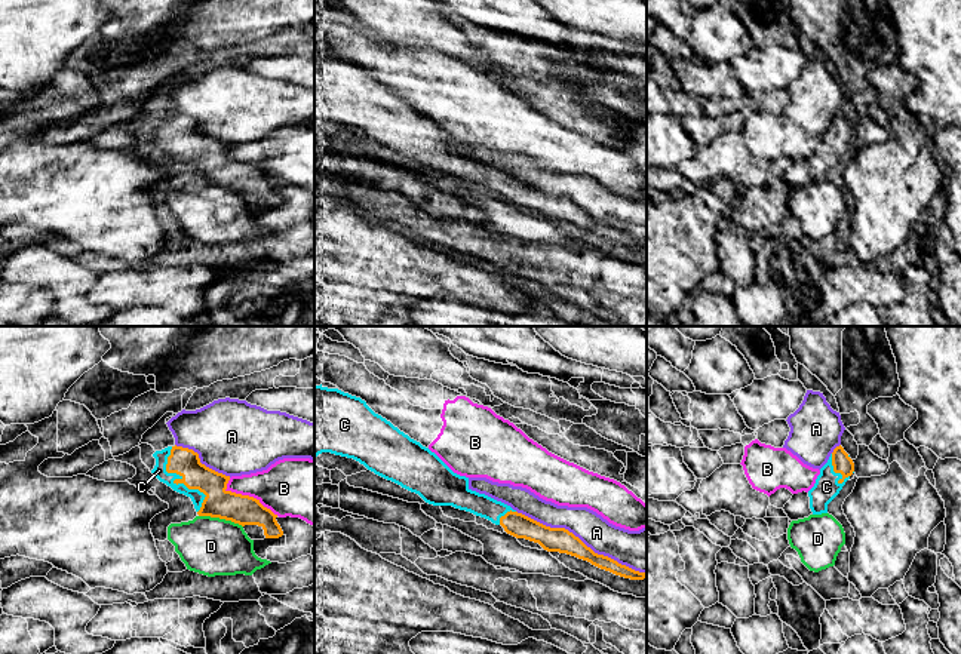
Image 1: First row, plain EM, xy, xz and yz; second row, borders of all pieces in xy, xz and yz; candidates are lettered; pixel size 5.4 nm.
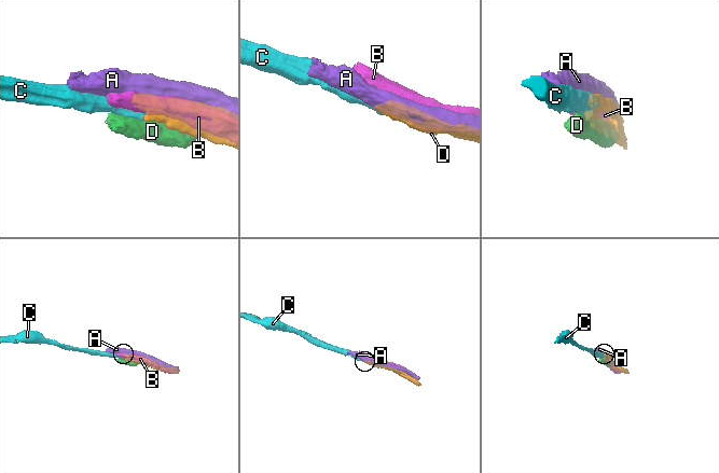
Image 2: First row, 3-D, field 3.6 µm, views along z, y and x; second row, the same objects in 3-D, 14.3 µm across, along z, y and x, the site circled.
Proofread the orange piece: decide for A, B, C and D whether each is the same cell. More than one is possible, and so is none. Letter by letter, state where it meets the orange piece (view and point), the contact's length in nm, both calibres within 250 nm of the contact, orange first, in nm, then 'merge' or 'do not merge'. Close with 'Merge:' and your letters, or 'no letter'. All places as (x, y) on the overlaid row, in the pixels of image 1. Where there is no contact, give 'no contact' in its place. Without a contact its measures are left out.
A: contact xz (580, 540); length 800 nm; calibres 130 and 180 nm; do not merge
B: contact xy (248, 496); length 340 nm; calibres 160 and 320 nm; do not merge
C: contact xy (177, 484); length 380 nm; calibres 160 and 70 nm; merge
D: contact xy (221, 518); length 240 nm; calibres 160 and 320 nm; do not merge
Merge: C

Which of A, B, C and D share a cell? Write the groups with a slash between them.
A / B / C / D

